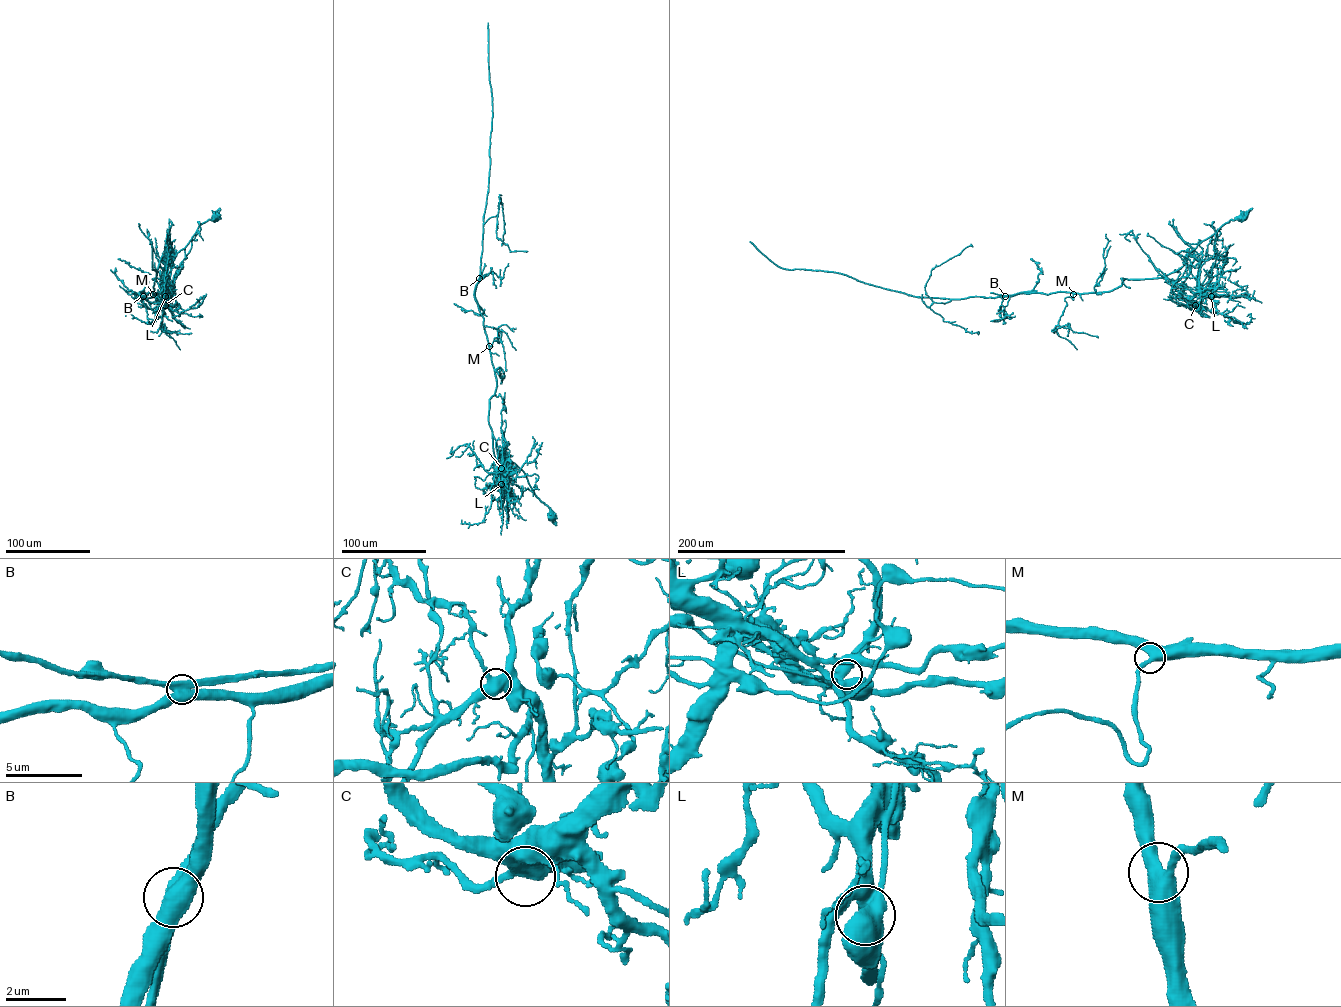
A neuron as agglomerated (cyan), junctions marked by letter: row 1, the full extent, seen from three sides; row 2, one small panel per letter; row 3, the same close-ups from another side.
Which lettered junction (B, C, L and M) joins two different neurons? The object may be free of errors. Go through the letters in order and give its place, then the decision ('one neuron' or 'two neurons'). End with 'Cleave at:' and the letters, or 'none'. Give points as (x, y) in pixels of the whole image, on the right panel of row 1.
B: (1005, 296) | two neurons
C: (1195, 305) | one neuron
L: (1211, 296) | one neuron
M: (1073, 294) | one neuron
Cleave at: B

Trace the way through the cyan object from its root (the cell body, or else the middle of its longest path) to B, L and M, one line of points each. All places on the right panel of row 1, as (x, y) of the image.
B: (1243, 217), (1225, 222), (1188, 254), (1182, 266), (1161, 277), (1125, 279), (1100, 292), (1005, 296)
L: (1243, 217), (1225, 222), (1190, 252), (1199, 262), (1199, 289), (1211, 296)
M: (1243, 217), (1225, 222), (1168, 274), (1125, 279), (1109, 291), (1073, 294)

